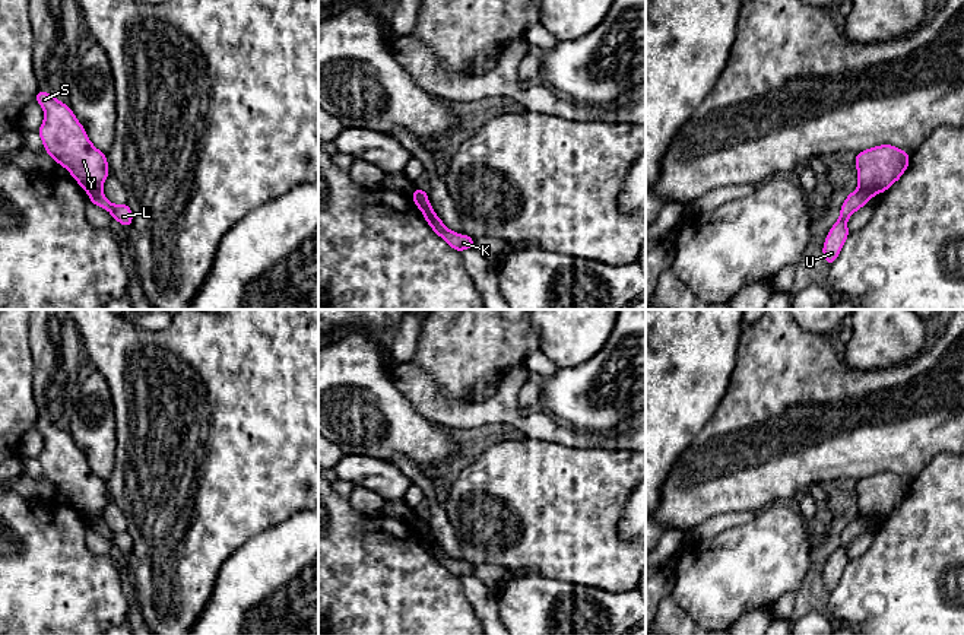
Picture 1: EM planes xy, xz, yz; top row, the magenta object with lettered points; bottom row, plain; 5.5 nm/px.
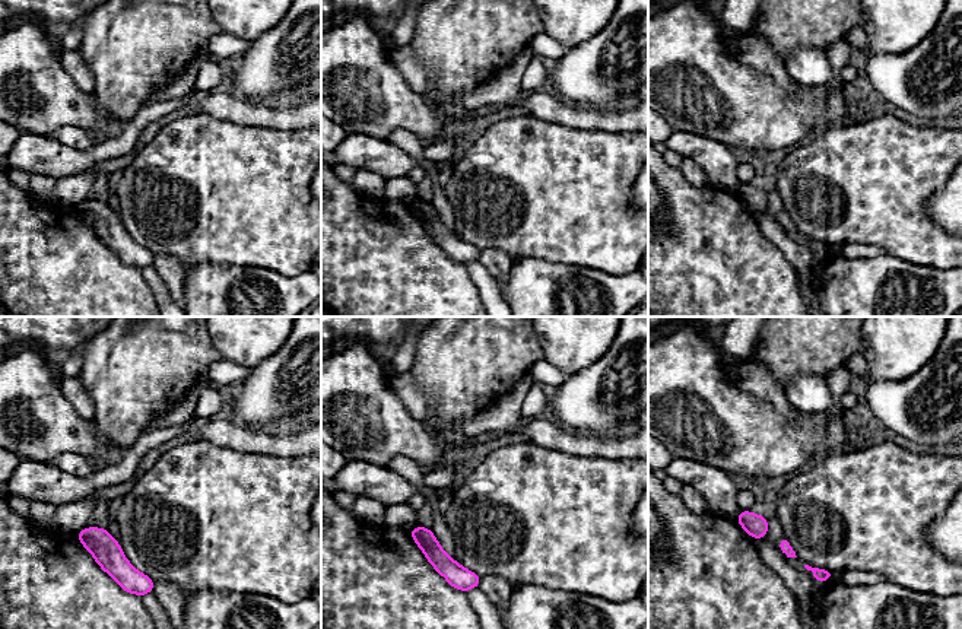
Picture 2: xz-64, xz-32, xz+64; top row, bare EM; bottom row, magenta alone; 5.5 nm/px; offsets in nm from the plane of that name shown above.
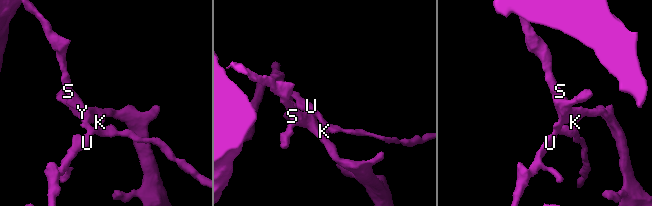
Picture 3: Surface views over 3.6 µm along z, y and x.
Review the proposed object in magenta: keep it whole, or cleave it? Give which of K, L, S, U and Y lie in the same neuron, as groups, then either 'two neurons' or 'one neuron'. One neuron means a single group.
K S Y / L U | two neurons

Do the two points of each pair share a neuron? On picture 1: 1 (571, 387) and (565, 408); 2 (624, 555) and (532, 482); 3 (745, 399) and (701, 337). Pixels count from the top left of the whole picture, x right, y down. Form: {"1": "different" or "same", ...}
{"1": "same", "2": "same", "3": "different"}

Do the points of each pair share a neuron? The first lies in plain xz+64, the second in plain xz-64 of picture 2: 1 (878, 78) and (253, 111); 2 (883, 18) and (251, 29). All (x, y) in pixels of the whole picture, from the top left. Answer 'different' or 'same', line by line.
1: different
2: same

